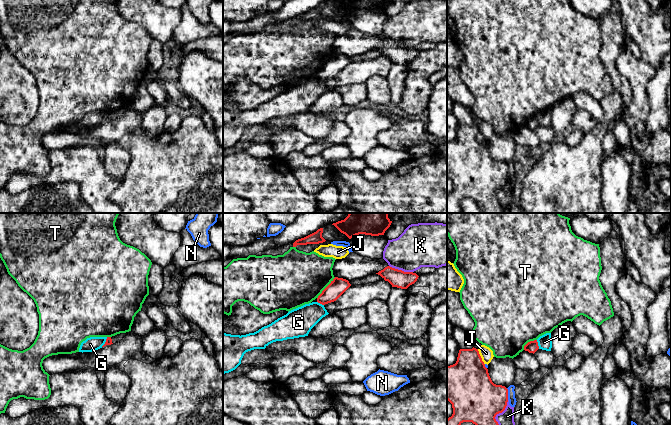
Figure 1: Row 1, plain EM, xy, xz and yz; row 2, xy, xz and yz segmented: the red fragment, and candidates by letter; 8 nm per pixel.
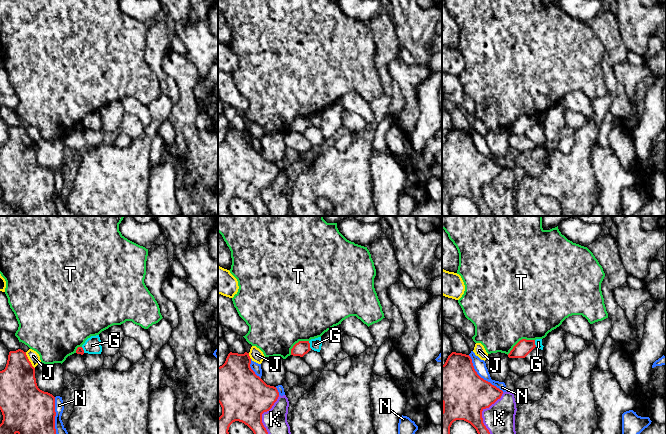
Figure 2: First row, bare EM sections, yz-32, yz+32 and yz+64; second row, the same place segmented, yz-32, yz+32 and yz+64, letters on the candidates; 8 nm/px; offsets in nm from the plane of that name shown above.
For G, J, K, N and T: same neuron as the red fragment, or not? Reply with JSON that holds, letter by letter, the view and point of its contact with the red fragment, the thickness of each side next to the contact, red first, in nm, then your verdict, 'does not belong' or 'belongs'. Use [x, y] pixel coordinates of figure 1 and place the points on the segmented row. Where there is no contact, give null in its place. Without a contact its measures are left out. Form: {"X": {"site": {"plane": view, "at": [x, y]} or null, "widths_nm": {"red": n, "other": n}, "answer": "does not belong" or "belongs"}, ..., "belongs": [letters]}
{"G": {"site": {"plane": "yz", "at": [537, 344]}, "widths_nm": {"red": 90, "other": 110}, "answer": "does not belong"}, "J": {"site": {"plane": "yz", "at": [480, 357]}, "widths_nm": {"red": 380, "other": 100}, "answer": "does not belong"}, "K": {"site": {"plane": "yz", "at": [500, 412]}, "widths_nm": {"red": 380, "other": 110}, "answer": "does not belong"}, "N": {"site": {"plane": "yz", "at": [507, 394]}, "widths_nm": {"red": 380, "other": 60}, "answer": "does not belong"}, "T": {"site": {"plane": "xz", "at": [325, 288]}, "widths_nm": {"red": 140, "other": 440}, "answer": "does not belong"}, "belongs": []}

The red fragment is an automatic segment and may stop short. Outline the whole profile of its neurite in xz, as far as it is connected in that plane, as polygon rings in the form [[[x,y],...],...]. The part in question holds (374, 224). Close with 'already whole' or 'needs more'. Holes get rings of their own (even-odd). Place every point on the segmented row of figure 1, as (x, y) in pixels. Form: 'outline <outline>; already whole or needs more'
outline [[[349,213],[344,220],[332,225],[351,239],[359,234],[384,235],[391,223],[388,213]]]; already whole

